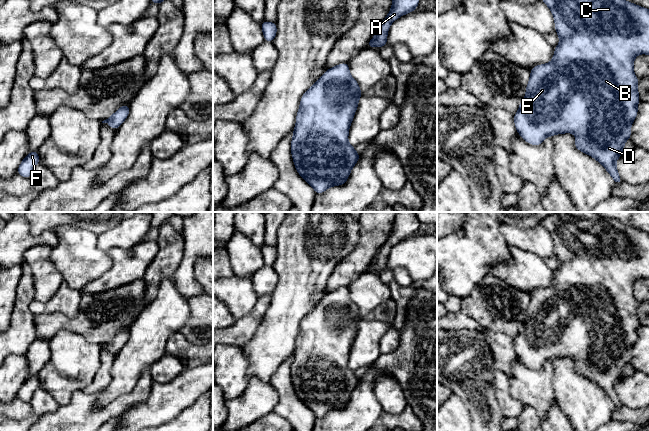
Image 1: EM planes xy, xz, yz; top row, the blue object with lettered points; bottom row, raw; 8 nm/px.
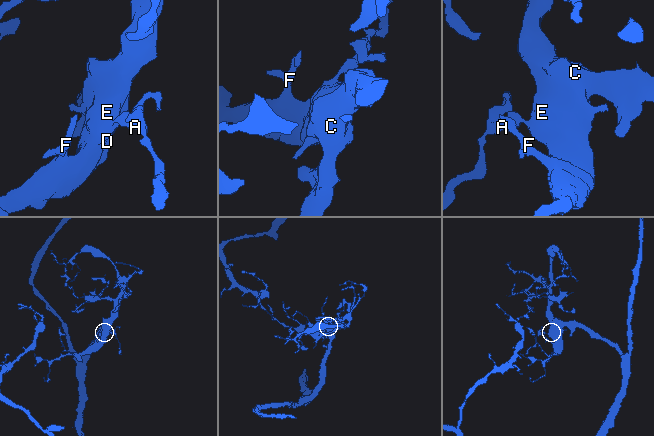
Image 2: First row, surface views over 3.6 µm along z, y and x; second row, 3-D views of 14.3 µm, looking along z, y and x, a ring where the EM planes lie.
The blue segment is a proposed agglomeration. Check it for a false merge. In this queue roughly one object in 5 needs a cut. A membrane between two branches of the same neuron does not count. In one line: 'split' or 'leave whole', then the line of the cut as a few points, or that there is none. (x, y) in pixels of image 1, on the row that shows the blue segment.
leave whole | no cut

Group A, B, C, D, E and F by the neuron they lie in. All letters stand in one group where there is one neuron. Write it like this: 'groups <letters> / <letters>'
groups A B C D E F

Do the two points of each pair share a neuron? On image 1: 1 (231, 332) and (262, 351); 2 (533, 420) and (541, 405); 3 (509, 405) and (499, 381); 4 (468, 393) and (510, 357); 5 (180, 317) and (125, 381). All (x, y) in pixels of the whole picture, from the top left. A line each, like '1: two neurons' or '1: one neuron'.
1: two neurons
2: two neurons
3: one neuron
4: two neurons
5: one neuron

